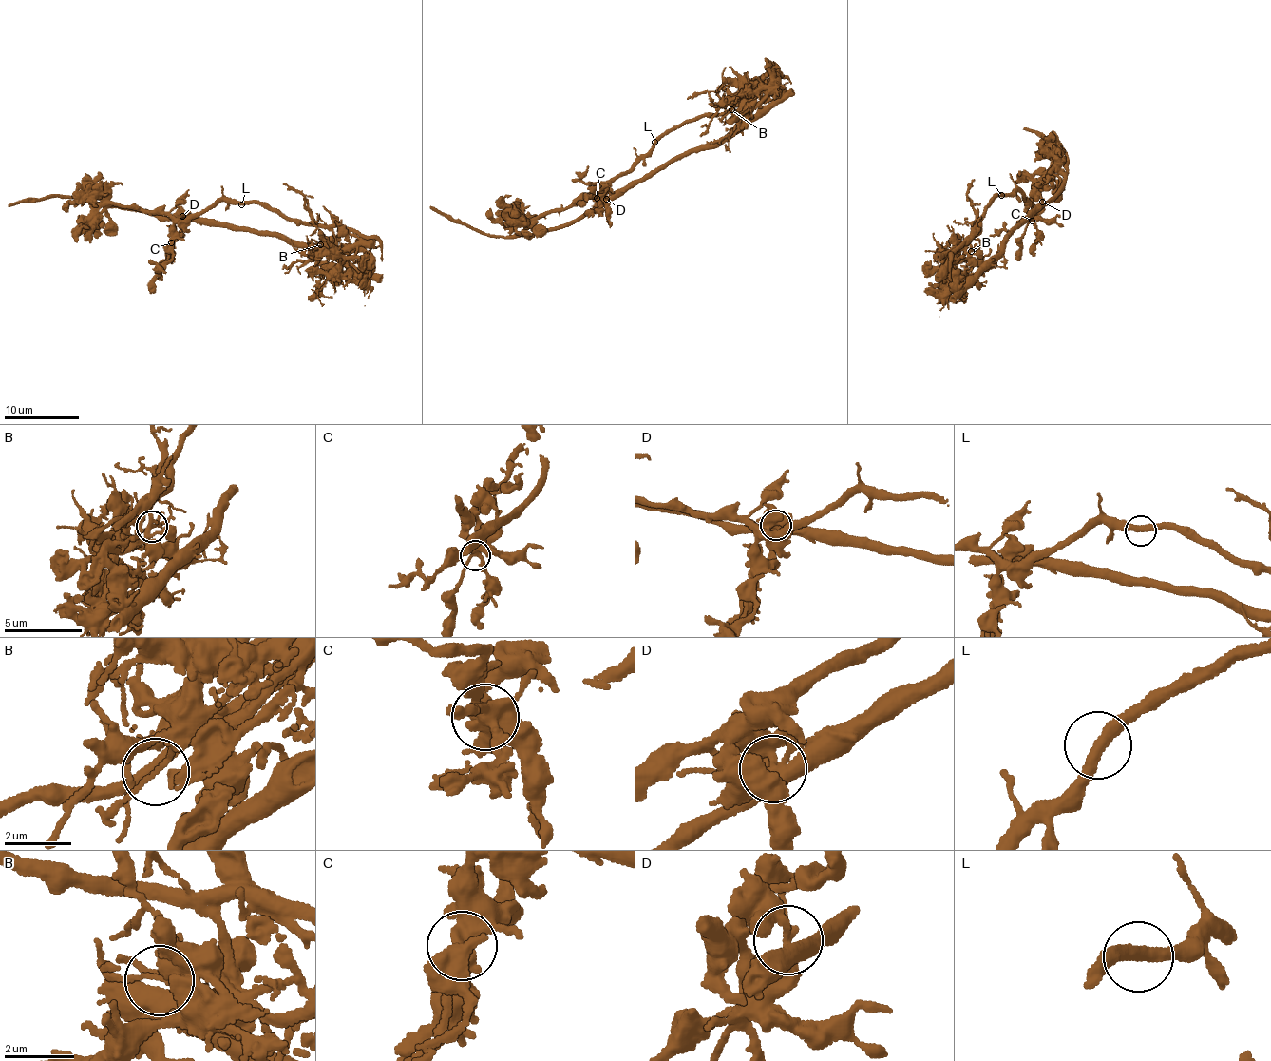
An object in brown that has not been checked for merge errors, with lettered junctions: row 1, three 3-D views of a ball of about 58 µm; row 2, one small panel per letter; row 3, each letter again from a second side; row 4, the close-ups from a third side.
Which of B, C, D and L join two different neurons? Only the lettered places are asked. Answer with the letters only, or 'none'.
D

